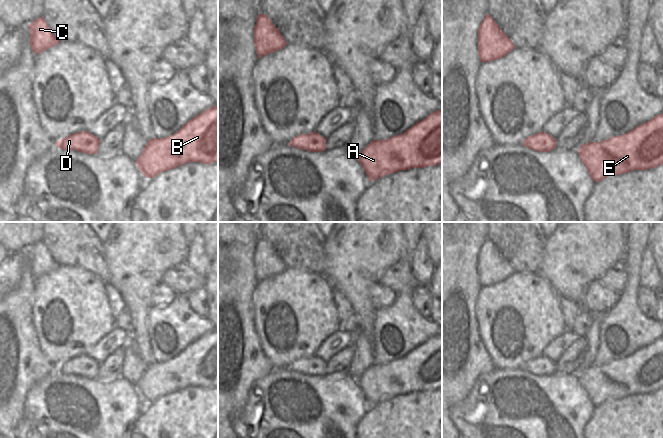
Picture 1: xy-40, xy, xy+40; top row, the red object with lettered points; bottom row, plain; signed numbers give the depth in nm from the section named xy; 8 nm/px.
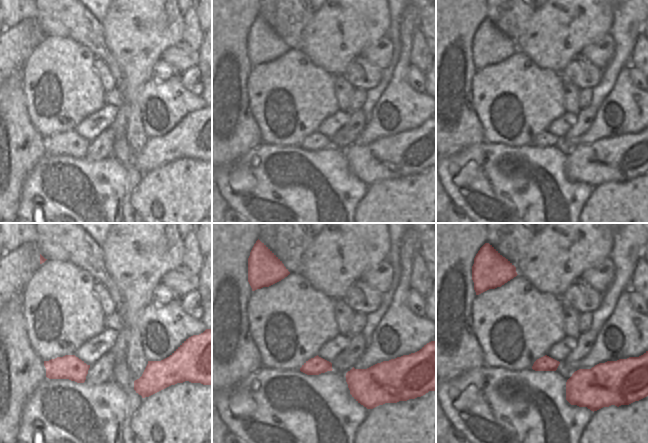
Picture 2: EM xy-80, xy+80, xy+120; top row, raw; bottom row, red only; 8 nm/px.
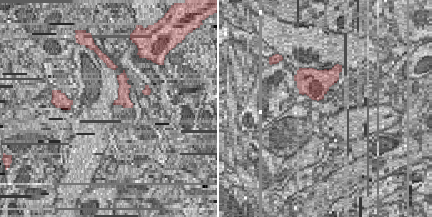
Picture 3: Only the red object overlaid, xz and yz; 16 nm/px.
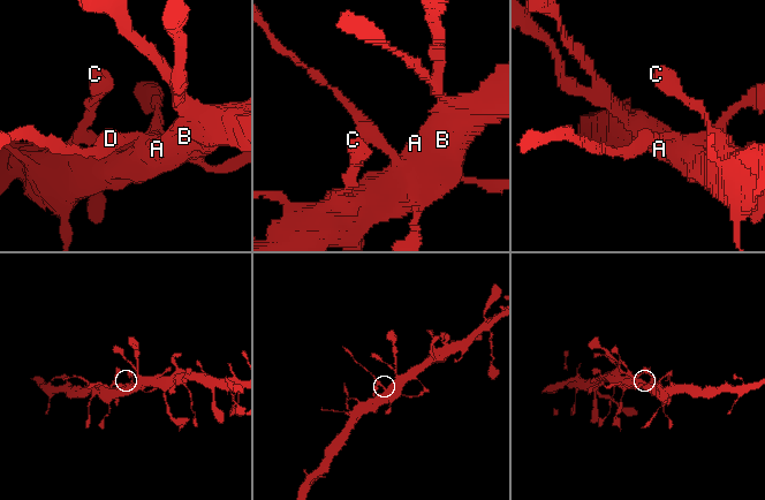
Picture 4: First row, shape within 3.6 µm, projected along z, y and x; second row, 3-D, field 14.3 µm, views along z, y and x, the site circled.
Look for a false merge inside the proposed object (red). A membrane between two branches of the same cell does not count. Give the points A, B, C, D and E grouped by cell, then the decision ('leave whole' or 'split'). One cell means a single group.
A B C E / D | split

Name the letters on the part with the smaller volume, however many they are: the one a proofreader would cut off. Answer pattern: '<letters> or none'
D.

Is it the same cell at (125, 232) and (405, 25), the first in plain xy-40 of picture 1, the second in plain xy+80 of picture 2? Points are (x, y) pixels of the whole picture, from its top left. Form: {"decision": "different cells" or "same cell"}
{"decision": "different cells"}

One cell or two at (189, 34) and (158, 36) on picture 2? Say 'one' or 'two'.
two

